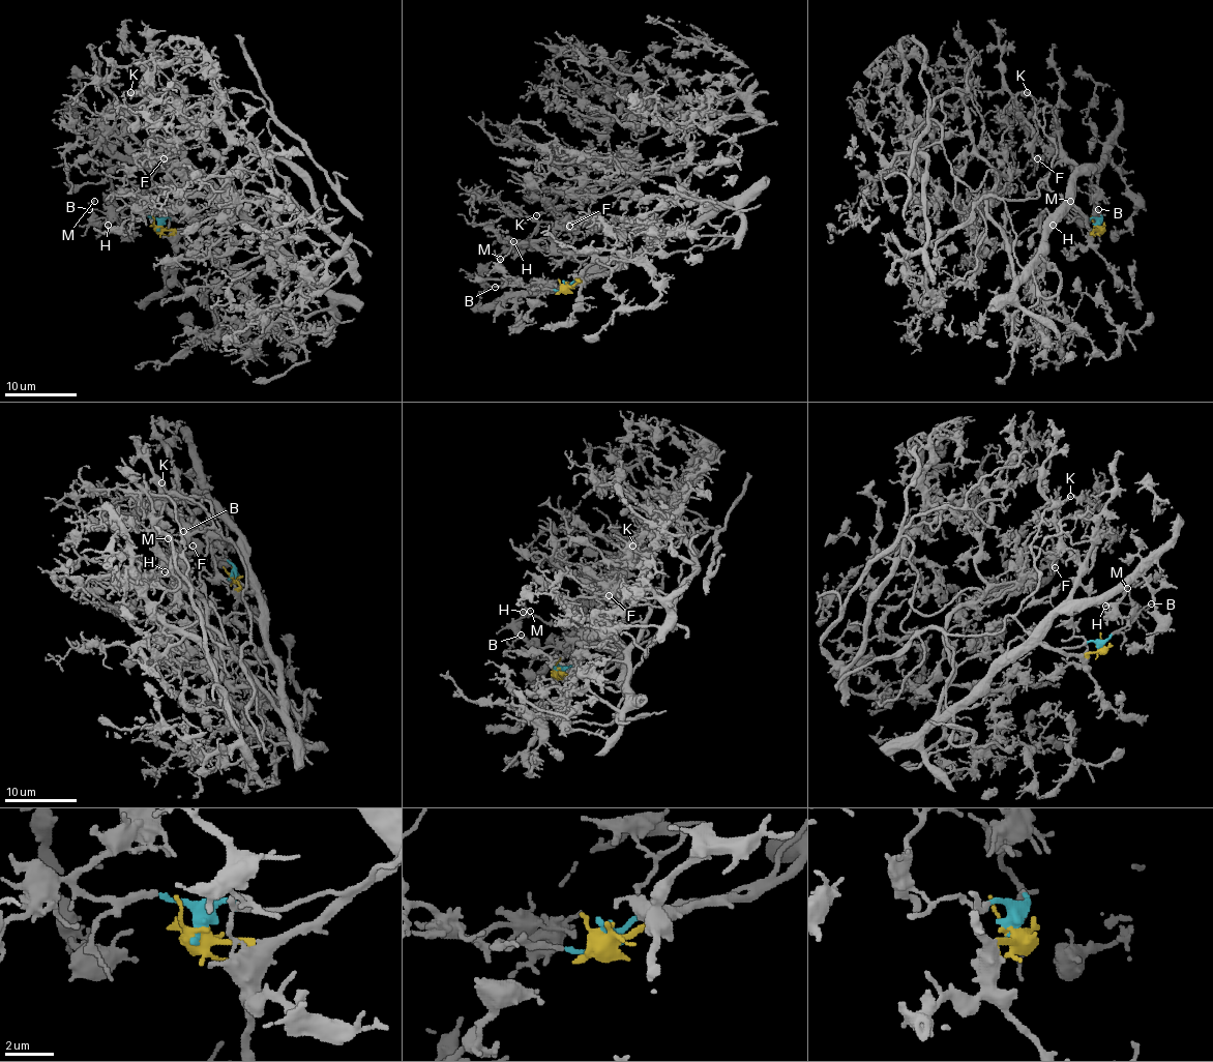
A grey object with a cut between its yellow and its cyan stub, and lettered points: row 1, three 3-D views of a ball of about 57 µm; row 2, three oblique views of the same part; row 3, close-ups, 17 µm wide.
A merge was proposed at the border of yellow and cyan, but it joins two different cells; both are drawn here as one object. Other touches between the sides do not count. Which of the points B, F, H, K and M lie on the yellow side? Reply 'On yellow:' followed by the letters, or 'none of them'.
On yellow: none of them

